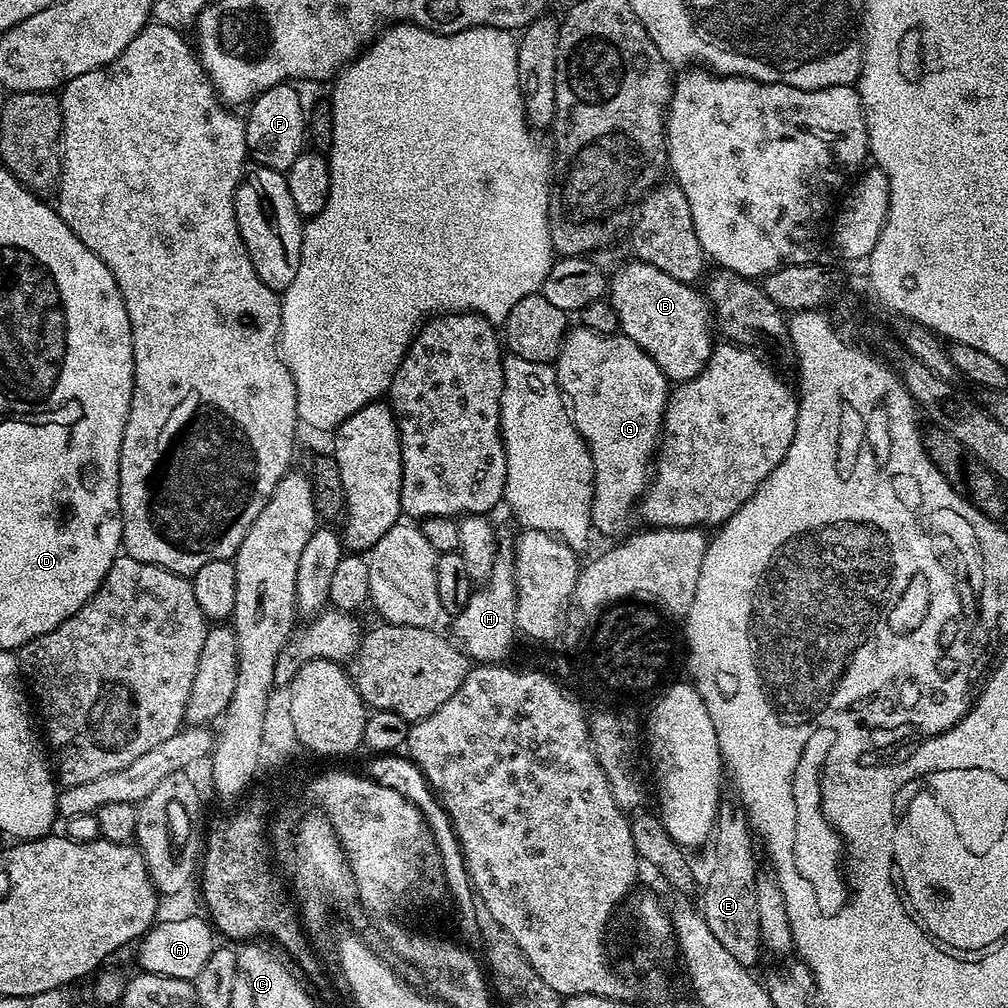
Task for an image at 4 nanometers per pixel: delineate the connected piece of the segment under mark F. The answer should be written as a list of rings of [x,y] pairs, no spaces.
[[[291,83],[270,86],[261,96],[251,101],[244,120],[248,155],[256,164],[287,173],[306,148],[306,104],[300,101]]]

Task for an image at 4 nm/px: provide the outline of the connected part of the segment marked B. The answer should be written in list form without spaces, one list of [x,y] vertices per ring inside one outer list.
[[[633,259],[633,264],[624,264],[610,276],[610,303],[617,312],[619,331],[641,348],[664,371],[672,382],[683,382],[694,378],[706,366],[712,354],[714,339],[714,313],[703,291],[695,292],[691,283],[678,281],[670,274],[663,273],[646,261]]]

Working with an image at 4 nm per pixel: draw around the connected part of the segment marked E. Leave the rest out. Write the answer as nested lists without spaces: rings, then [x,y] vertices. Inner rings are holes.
[[[725,799],[716,818],[714,844],[716,840],[716,861],[704,888],[702,911],[706,926],[714,933],[714,938],[737,962],[755,966],[762,957],[760,931],[758,930],[758,898],[754,898],[756,885],[756,848],[754,833],[748,822],[748,813],[735,799]],[[752,840],[753,844],[752,845]],[[756,847],[756,848],[755,848]]]

